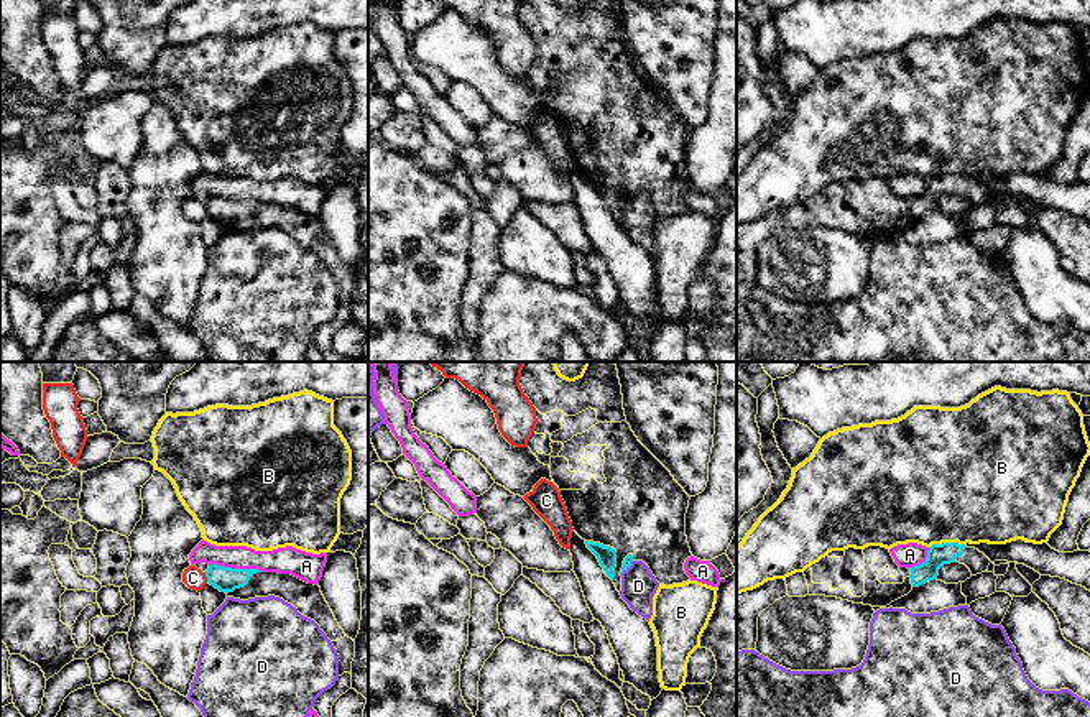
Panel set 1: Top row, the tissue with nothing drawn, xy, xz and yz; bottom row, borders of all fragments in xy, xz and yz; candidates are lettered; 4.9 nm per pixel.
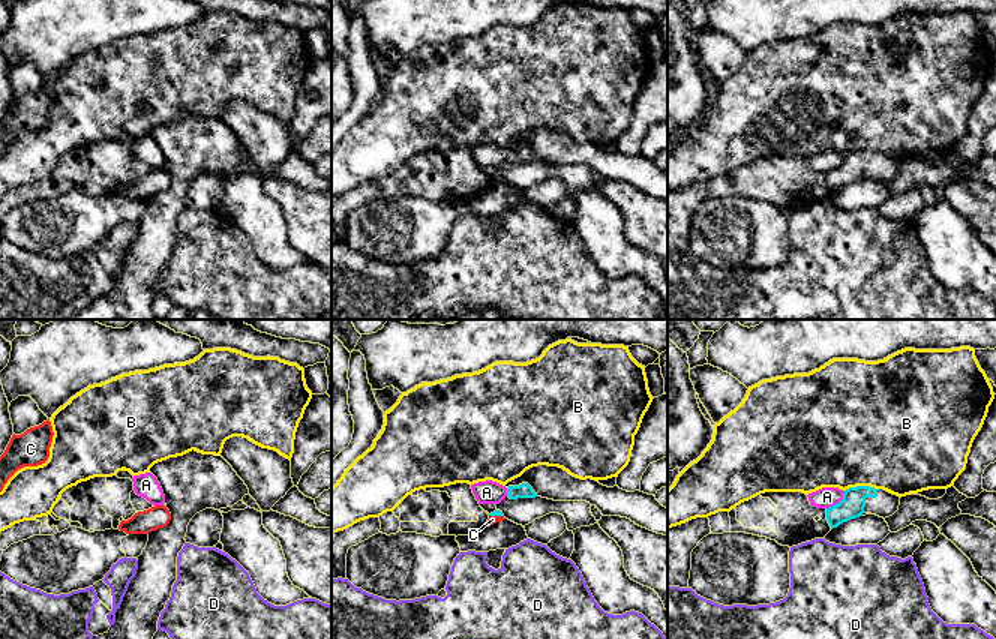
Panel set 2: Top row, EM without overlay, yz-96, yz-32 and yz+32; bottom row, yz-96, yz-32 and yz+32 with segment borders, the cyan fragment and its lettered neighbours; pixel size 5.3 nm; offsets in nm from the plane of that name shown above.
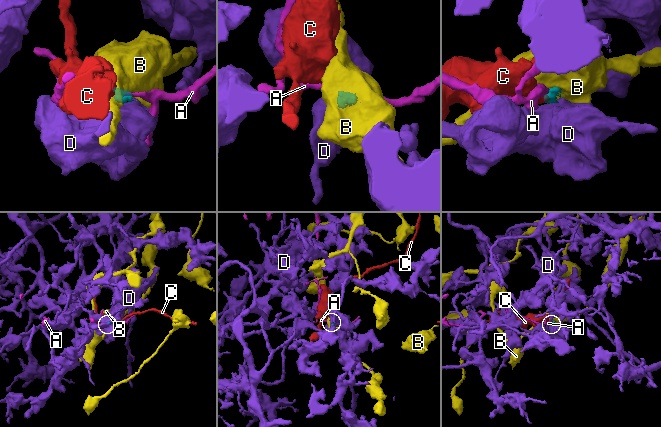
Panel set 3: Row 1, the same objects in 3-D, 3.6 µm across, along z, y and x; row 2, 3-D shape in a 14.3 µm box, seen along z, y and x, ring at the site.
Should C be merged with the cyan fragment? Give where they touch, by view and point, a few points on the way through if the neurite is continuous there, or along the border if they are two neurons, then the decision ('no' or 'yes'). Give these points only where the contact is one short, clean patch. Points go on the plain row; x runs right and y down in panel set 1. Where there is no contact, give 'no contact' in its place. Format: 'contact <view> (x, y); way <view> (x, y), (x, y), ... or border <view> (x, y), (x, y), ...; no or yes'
contact xy (206, 208); border xy (204, 204), (207, 212); no

